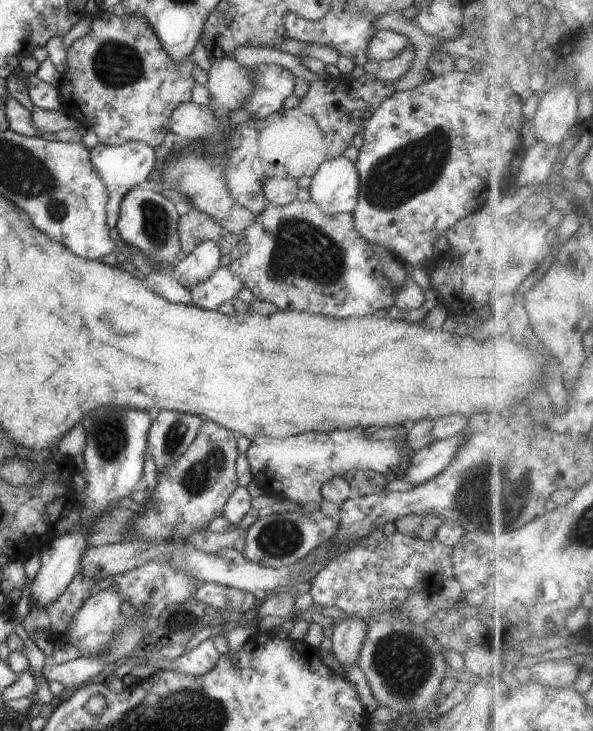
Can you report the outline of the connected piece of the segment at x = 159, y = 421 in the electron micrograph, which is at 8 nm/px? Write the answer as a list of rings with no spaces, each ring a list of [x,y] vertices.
[[[161,410],[156,413],[148,431],[148,453],[151,453],[158,472],[173,463],[197,437],[202,423],[208,420],[203,416]]]

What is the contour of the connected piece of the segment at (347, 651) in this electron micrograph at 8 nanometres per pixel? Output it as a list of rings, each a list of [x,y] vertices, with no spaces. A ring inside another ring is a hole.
[[[356,616],[336,621],[337,624],[332,626],[331,637],[333,655],[344,666],[356,664],[366,638],[367,622]]]

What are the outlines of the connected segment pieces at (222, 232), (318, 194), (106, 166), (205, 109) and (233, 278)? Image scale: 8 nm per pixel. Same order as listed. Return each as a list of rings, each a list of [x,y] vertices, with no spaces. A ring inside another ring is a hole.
[[[192,207],[178,221],[182,255],[191,253],[201,242],[212,241],[220,246],[221,254],[236,254],[241,248],[240,236],[218,224],[208,214]]]
[[[344,155],[324,161],[308,188],[310,200],[326,214],[348,214],[359,197],[360,177],[355,164]]]
[[[128,141],[121,145],[107,145],[98,143],[89,150],[91,163],[97,168],[100,178],[106,183],[109,192],[107,204],[107,225],[114,228],[119,219],[120,205],[124,197],[134,187],[146,185],[154,174],[152,168],[156,164],[154,147],[142,141]]]
[[[192,100],[176,105],[169,118],[169,130],[188,141],[204,139],[217,133],[220,127],[209,106]]]
[[[218,267],[206,280],[196,283],[190,290],[193,304],[202,309],[216,310],[226,301],[237,297],[238,291],[246,287],[241,278],[231,273],[229,267]]]

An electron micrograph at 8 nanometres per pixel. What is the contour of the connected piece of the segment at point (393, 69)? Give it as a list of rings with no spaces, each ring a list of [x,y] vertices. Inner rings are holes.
[[[408,43],[394,58],[385,61],[370,61],[363,68],[377,79],[392,83],[410,70],[414,60],[414,45]]]

